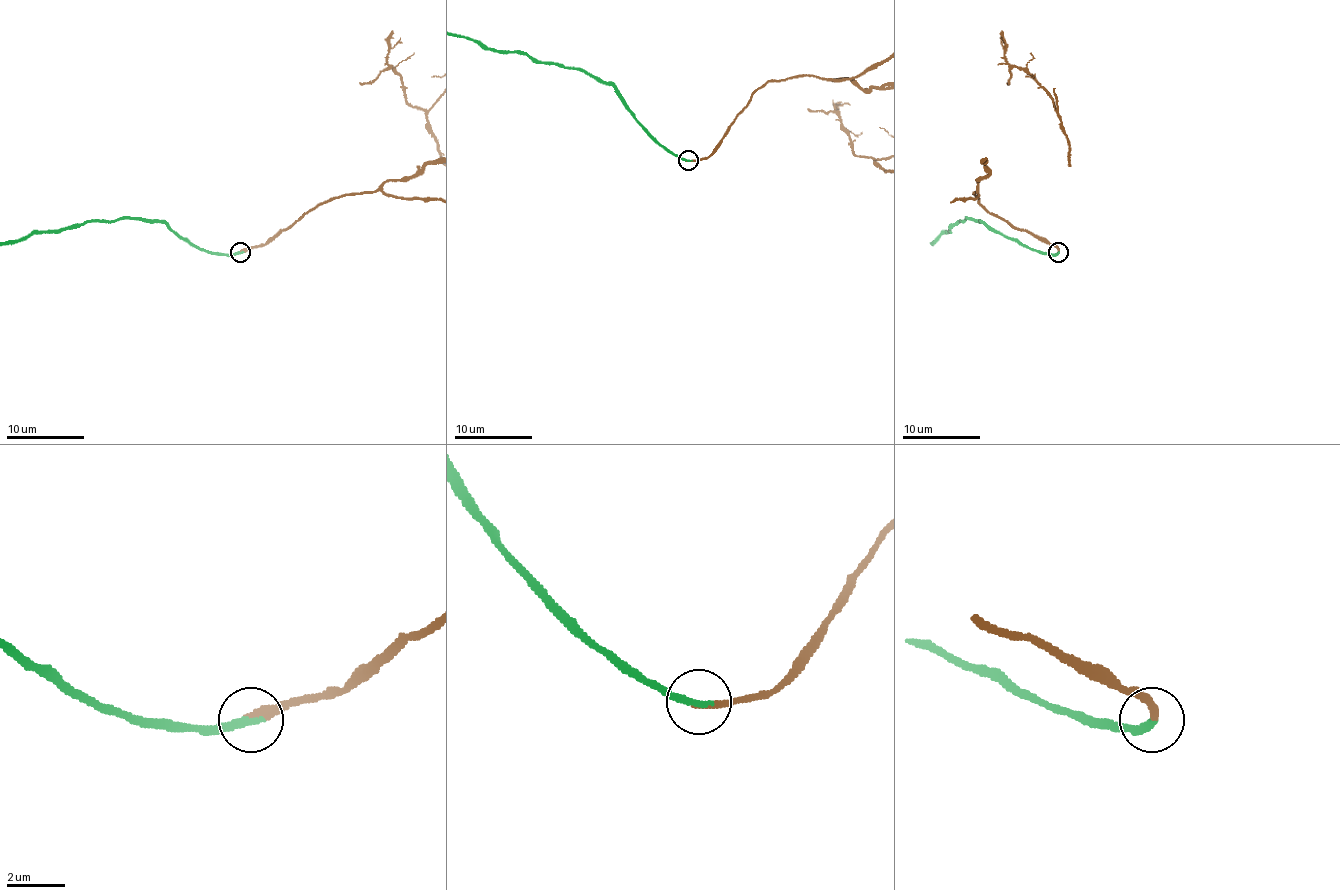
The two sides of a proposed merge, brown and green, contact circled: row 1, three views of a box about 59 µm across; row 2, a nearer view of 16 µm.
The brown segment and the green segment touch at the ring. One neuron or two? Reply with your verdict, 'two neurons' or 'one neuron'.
one neuron

